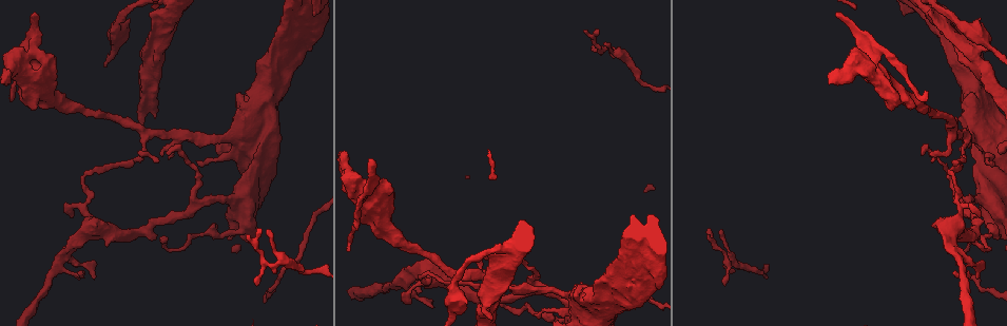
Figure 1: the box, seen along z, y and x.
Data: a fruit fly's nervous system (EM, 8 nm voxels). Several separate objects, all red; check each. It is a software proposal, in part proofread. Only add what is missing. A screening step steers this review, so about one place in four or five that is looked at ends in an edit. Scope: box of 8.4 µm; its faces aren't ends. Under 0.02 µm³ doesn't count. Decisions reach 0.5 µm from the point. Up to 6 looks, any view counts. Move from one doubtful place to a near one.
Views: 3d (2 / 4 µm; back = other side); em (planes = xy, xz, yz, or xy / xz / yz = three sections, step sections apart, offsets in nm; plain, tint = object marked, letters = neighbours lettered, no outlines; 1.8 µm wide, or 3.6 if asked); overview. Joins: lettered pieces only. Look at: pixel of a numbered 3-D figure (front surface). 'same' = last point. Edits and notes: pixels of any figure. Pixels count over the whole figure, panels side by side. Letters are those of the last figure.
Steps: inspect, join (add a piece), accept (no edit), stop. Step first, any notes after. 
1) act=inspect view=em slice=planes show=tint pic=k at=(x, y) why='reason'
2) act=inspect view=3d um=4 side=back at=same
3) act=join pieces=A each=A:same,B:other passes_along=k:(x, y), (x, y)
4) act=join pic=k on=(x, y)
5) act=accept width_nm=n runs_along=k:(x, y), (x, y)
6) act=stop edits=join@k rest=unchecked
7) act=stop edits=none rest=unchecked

act=inspect view=em slice=yz step=16 show=letters pic=1 at=(962, 111) why='branch stops here'

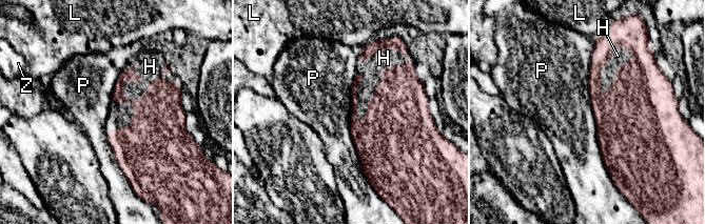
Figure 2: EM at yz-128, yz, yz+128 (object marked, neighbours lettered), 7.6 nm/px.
act=inspect view=em slice=planes show=letters at=same

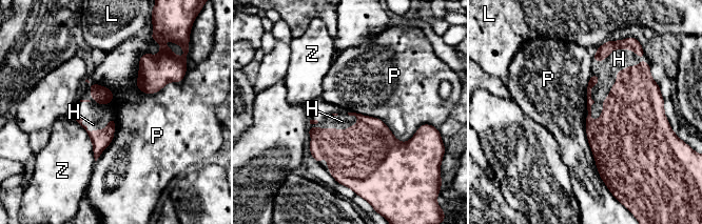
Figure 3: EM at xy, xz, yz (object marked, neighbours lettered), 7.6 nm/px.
act=join pieces=H each=H:same,L:other,P:other,Z:other passes_along=3:(634, 113), (612, 87), (619, 59) found='it goes on there'

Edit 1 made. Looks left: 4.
act=inspect view=overview

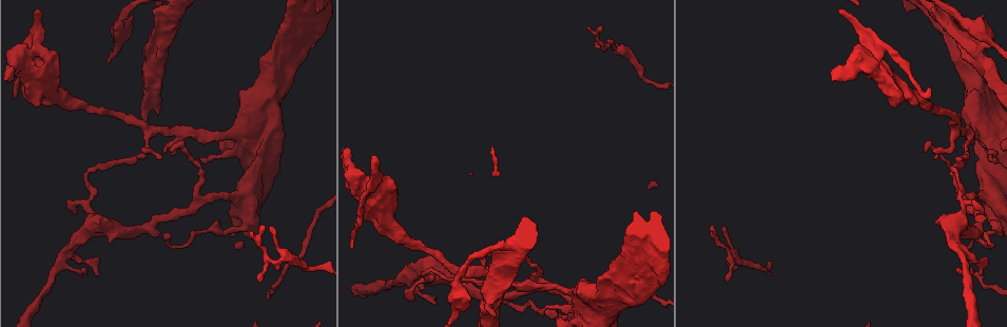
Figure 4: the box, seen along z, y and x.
act=inspect view=em slice=planes show=letters pic=4 at=(159, 40) why='a fork'

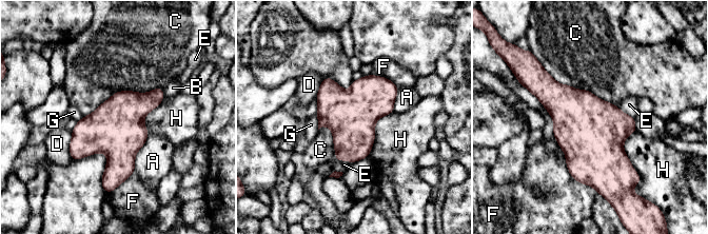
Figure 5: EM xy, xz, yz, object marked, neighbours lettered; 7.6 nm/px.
act=accept each=A:other,B:other,C:other,D:other,E:other,F:other,G:other,H:other border=5:(161, 88), (117, 91), (83, 116) found='no lettered piece goes on from it'

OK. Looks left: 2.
act=inspect view=3d um=4 pic=4 at=(373, 158) why='free end'

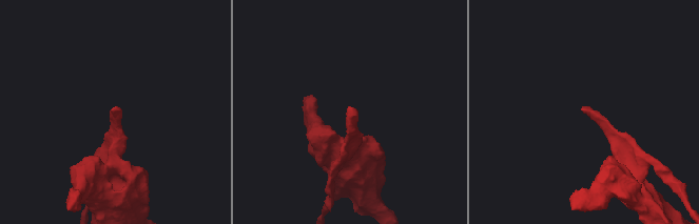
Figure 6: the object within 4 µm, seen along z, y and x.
act=inspect view=em slice=xz step=8 show=letters pic=6 at=(582, 110)

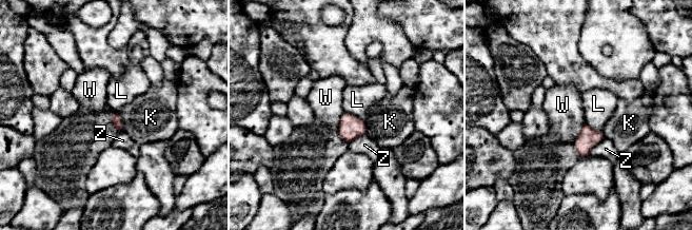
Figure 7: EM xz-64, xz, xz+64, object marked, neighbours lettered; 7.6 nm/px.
act=accept each=K:other,L:other,W:other,Z:other border=7:(344, 111), (363, 120) found='no lettered piece goes on from it'

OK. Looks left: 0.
act=stop edits=join@3 rest=unchecked

